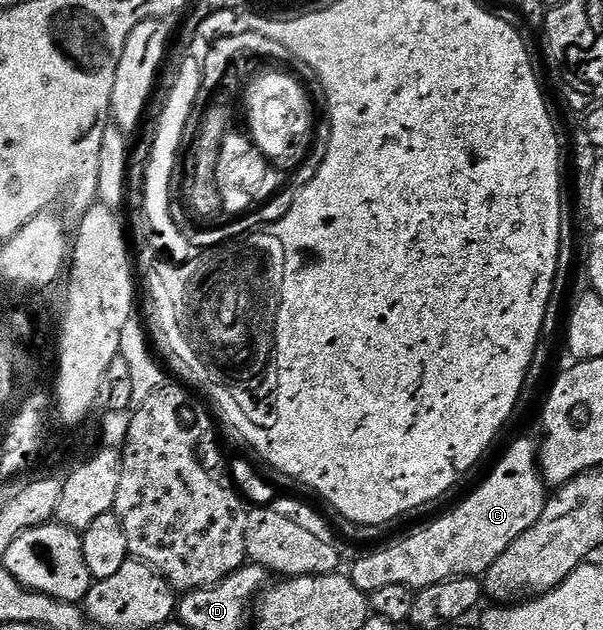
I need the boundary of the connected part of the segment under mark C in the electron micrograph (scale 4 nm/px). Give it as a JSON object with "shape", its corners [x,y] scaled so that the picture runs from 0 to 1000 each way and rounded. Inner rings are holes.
{"shape":[[[864,695],[773,797],[761,798],[746,816],[655,856],[647,867],[619,870],[627,873],[602,881],[585,905],[577,906],[579,917],[609,946],[629,933],[642,933],[642,927],[668,927],[690,940],[743,917],[801,914],[841,876],[844,865],[900,819],[905,795],[907,773],[894,744],[892,703]]]}

